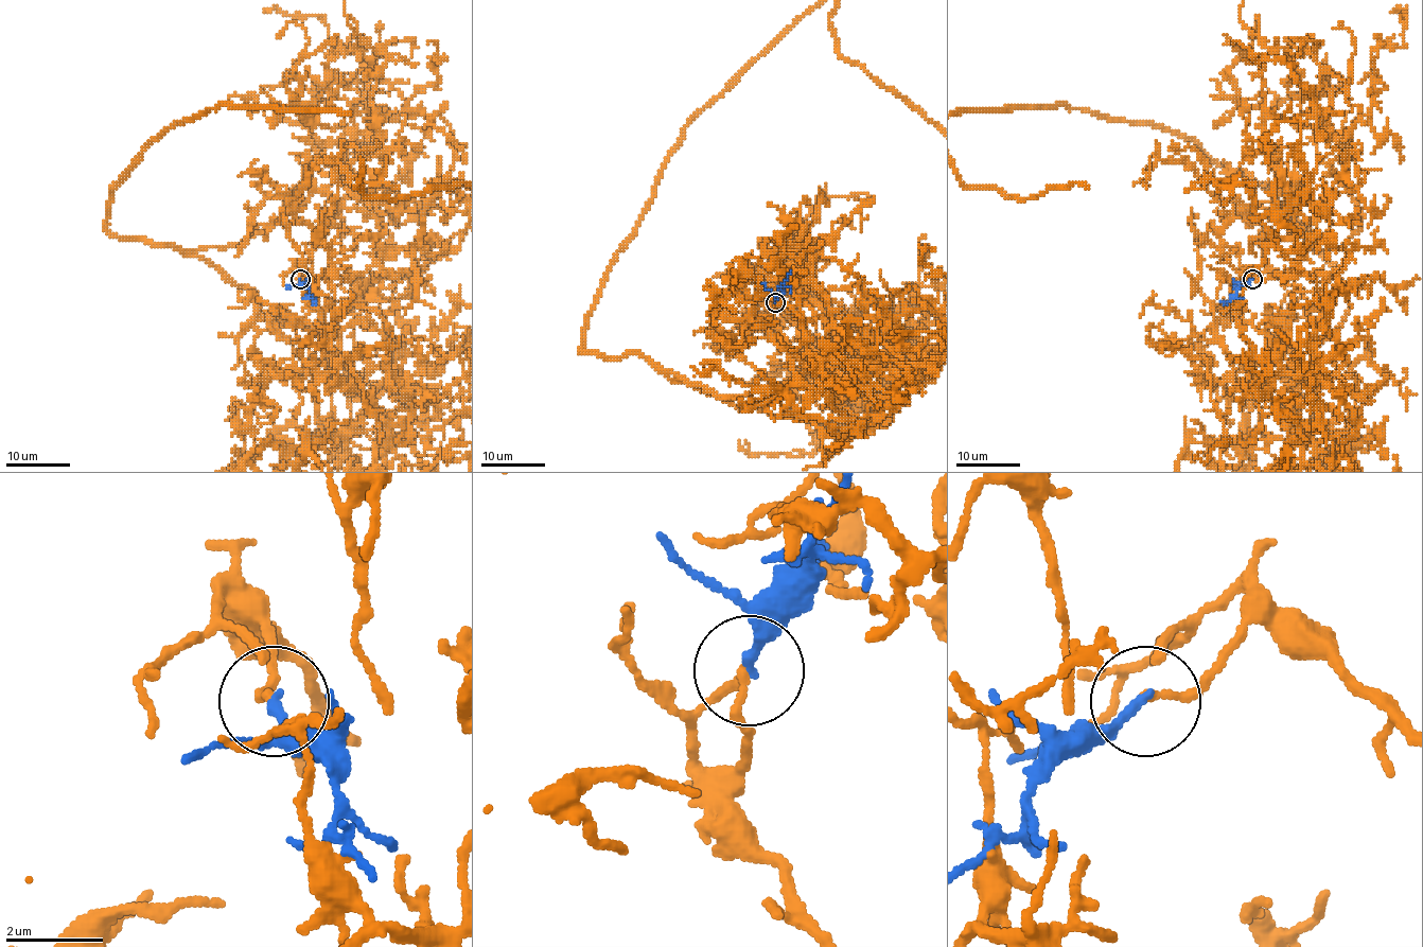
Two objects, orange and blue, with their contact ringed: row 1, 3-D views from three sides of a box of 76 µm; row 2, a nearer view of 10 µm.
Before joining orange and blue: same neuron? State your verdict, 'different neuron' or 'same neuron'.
different neuron

